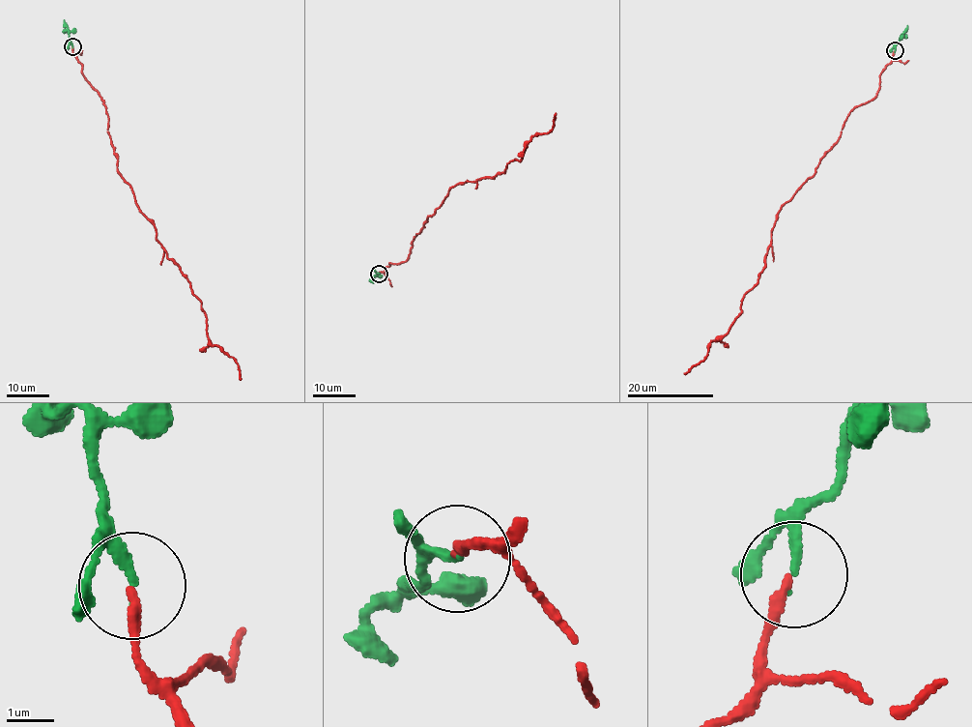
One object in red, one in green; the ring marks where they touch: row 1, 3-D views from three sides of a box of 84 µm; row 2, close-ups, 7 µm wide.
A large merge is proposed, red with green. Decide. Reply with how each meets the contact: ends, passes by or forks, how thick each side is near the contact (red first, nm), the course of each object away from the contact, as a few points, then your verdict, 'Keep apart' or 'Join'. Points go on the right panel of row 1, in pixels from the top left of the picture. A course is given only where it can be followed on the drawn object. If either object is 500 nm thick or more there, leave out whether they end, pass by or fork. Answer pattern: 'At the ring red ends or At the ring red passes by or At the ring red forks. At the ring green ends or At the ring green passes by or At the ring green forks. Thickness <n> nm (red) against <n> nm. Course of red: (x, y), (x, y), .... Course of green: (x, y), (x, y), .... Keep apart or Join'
At the ring red ends. At the ring green ends. Thickness 190 nm (red) against 180 nm. Course of red: (894, 51), (874, 98), (850, 112), (840, 138), (777, 215), (765, 264), (741, 301), (741, 313), (684, 374). Course of green: (895, 51), (907, 25). Join

